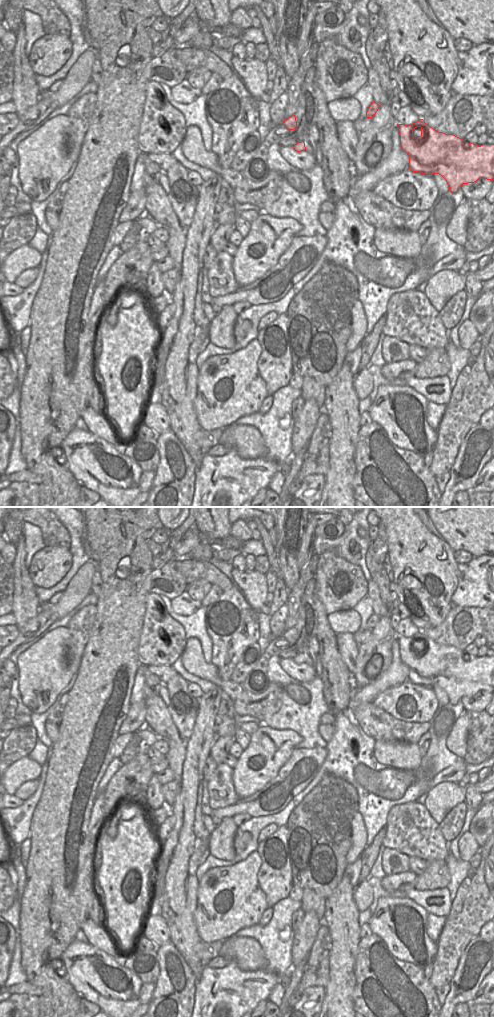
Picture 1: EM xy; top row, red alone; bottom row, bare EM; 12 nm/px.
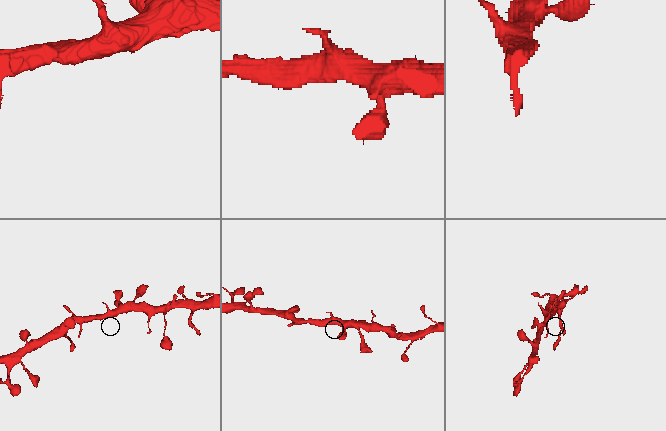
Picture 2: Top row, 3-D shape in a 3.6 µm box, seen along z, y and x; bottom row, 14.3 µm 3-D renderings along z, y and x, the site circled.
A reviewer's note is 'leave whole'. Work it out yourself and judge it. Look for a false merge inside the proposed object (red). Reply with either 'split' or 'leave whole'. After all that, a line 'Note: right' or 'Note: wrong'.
leave whole
Note: right

